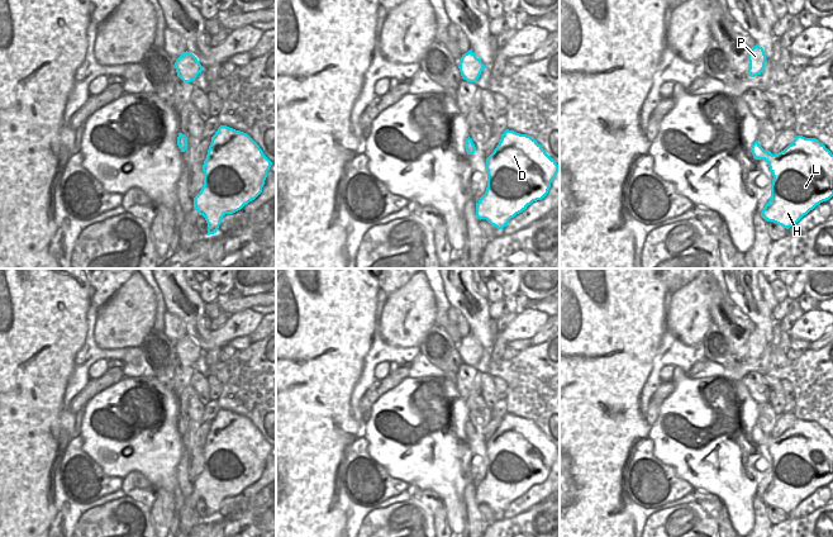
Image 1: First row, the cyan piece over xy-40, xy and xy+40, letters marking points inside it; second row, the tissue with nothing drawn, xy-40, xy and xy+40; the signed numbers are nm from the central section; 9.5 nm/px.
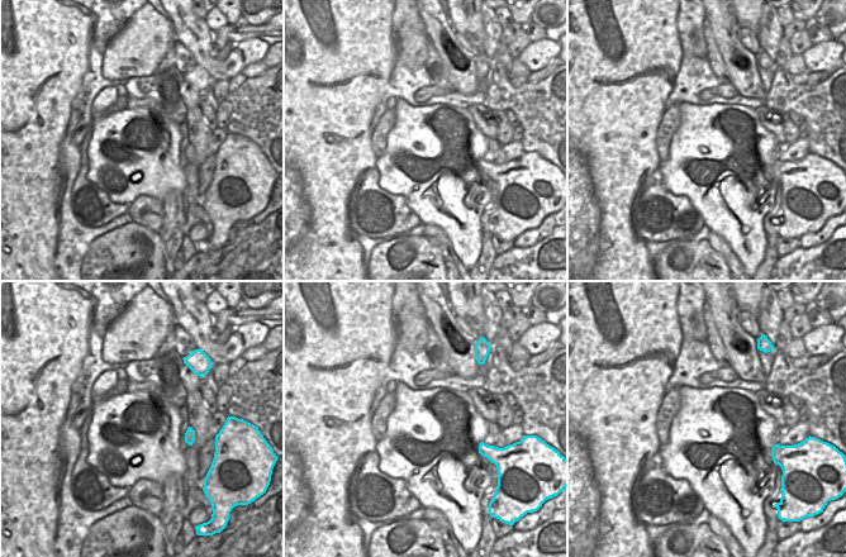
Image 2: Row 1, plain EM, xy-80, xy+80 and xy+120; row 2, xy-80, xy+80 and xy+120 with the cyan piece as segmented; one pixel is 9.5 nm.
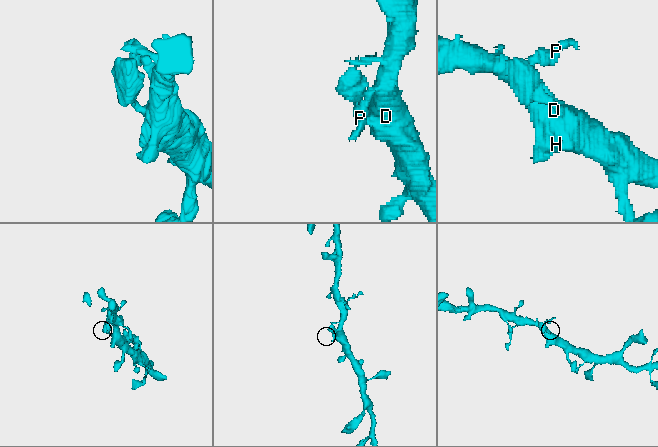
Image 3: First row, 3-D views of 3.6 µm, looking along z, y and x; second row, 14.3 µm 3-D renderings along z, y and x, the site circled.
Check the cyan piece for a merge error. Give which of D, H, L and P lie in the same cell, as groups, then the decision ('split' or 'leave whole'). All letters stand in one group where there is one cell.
D H L P | leave whole

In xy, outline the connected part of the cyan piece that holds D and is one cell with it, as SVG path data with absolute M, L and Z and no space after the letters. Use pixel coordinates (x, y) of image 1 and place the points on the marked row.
M506 129L494 152L486 158L487 187L476 203L476 217L503 229L511 218L533 201L542 200L551 187L560 166L530 136Z

